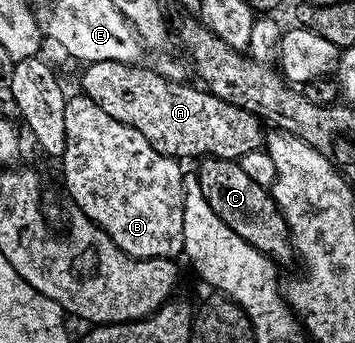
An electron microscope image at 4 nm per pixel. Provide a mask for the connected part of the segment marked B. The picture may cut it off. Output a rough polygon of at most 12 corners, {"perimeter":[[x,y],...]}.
{"perimeter":[[68,95],[63,180],[122,252],[183,251],[180,161]]}

